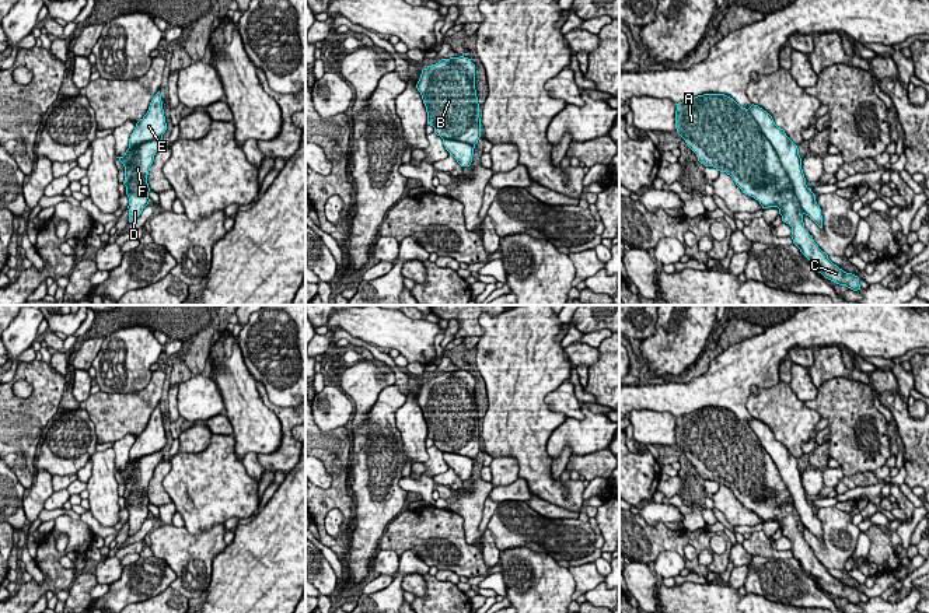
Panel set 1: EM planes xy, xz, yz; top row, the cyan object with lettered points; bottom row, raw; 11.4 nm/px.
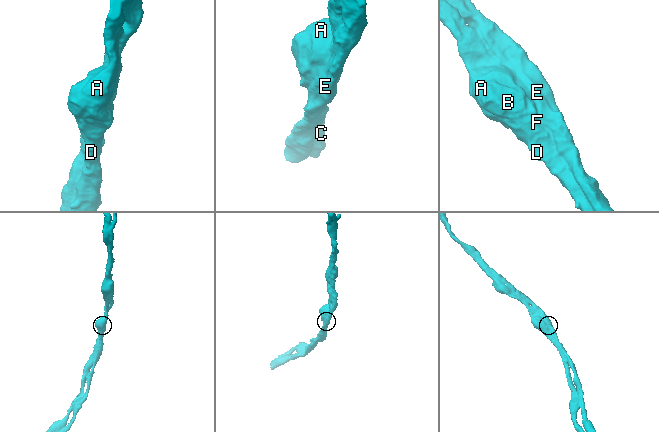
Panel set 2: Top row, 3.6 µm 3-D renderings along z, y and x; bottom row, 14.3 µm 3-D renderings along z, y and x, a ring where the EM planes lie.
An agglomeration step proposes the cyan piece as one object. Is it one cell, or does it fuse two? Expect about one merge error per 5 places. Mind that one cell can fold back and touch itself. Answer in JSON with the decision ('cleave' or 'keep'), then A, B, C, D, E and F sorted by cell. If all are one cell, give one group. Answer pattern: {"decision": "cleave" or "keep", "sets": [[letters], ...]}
{"decision": "keep", "sets": [["A", "B", "C", "D", "E", "F"]]}

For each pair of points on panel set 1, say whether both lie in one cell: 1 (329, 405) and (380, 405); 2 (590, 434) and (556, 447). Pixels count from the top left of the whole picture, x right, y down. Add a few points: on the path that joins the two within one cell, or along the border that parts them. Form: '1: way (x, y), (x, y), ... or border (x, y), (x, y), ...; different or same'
1: border (353, 407), (355, 412); different
2: way (582, 434), (569, 434), (565, 438); same

